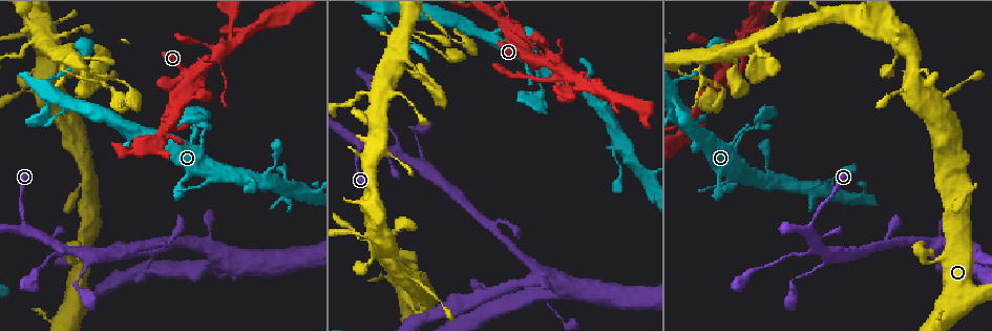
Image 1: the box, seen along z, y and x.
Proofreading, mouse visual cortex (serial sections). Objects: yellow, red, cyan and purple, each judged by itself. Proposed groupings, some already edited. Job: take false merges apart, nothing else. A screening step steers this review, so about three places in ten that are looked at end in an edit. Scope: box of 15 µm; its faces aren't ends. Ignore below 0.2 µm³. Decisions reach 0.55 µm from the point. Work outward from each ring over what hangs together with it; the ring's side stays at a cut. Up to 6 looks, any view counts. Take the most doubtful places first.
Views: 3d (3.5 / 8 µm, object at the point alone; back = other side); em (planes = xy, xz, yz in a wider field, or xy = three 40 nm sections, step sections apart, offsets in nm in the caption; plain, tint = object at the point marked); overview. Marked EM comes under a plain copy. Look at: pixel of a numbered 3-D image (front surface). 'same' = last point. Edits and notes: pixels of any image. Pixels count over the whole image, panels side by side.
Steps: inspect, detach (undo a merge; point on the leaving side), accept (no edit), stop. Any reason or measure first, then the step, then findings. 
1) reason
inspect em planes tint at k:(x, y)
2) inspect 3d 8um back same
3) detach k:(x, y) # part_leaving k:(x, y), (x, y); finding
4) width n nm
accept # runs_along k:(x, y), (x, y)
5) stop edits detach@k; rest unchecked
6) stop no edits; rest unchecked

abrupt turn
inspect 3d 8um at 1:(66, 71)

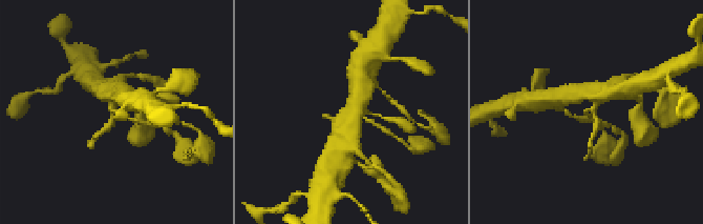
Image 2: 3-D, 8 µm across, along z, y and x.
arm_widths 150, 600 nm; now the EM
inspect em xy step 5 tint at 2:(114, 111)

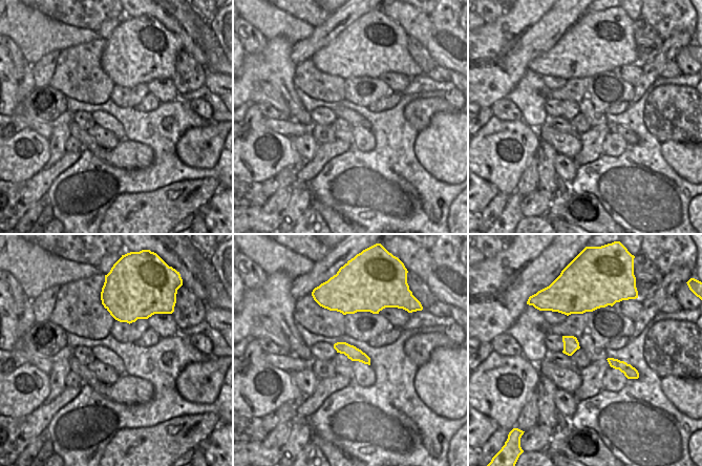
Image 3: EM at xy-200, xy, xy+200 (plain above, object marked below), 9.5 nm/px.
accept # all the same cell

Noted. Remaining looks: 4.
sharp bend
inspect 3d 3.5um at 1:(63, 252)

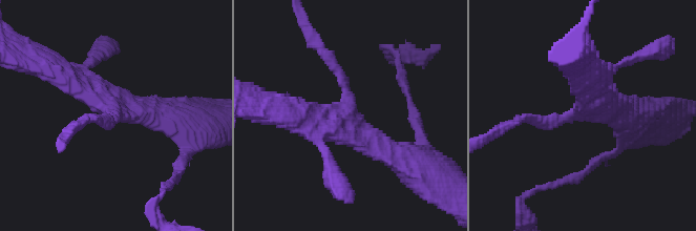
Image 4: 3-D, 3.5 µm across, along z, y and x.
shape alone is not enough
inspect em xy step 2 tint at 4:(347, 97)

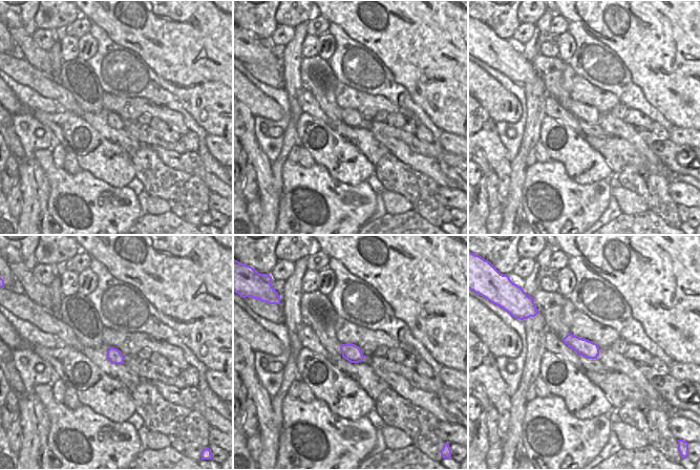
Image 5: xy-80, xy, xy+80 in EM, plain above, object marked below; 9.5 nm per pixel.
arm_widths 150, 300 nm
accept # one cell here

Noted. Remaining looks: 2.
abrupt turn
inspect 3d 3.5um back at 1:(213, 264)

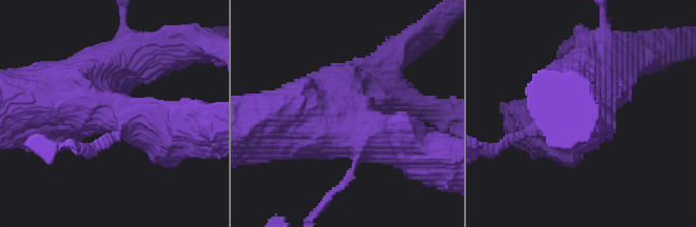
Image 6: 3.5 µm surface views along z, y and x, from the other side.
inspect em planes tint at 6:(105, 109)

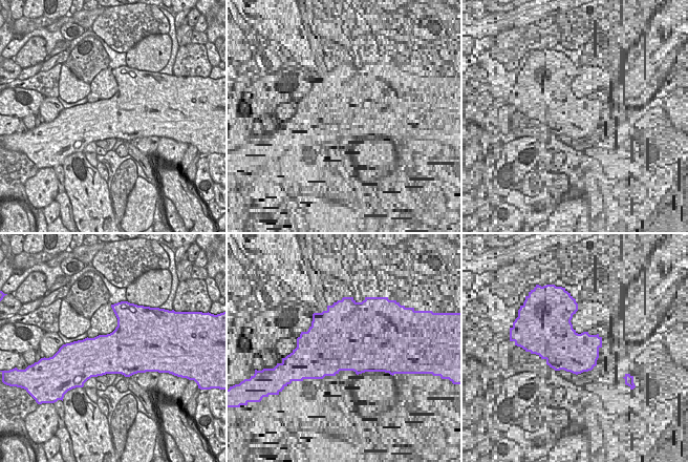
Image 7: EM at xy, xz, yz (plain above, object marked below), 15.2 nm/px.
accept # runs_along 6:(370, 83), (324, 112), (257, 126); continuous, no second cell

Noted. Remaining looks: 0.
stop no edits; rest unchecked

